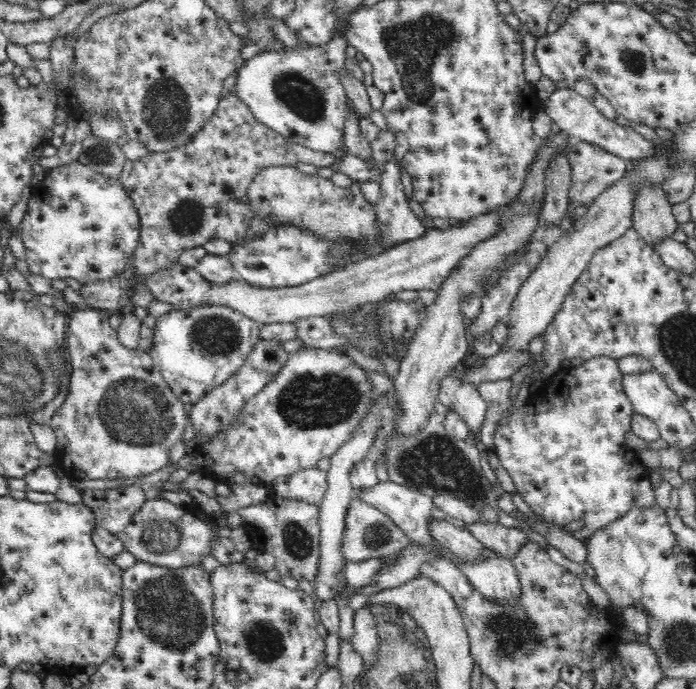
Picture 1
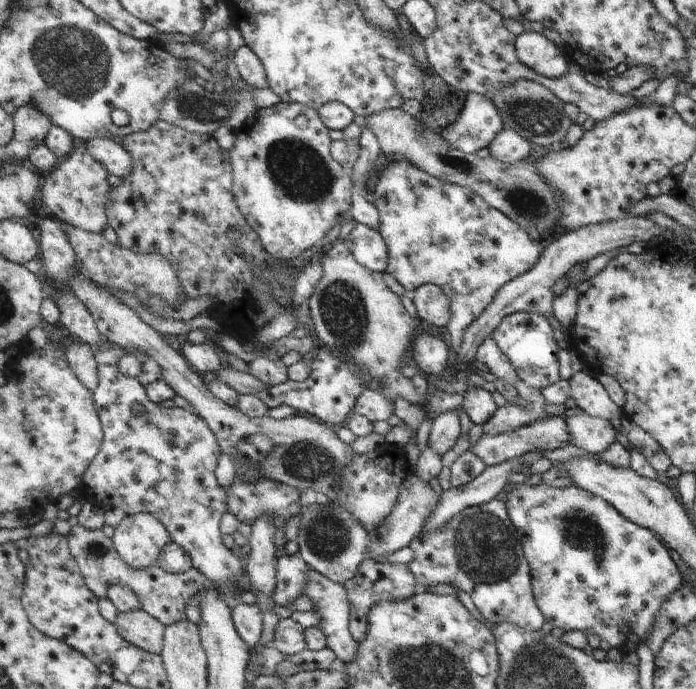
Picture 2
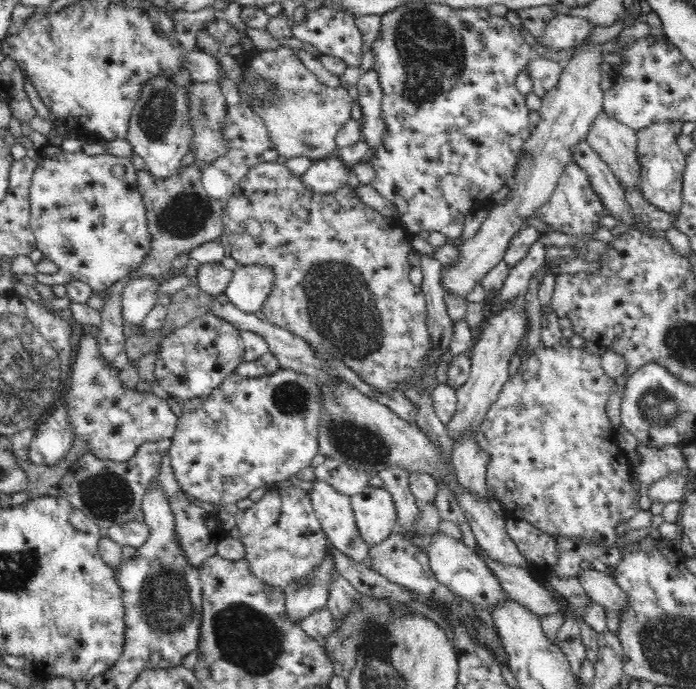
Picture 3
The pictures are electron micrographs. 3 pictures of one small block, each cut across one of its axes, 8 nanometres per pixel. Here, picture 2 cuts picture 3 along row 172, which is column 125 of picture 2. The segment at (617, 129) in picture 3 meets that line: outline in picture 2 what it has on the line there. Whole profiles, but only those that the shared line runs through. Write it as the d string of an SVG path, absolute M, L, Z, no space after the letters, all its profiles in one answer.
M135 610L131 614L121 614L117 620L117 630L141 650L161 656L165 650L167 626L145 610Z

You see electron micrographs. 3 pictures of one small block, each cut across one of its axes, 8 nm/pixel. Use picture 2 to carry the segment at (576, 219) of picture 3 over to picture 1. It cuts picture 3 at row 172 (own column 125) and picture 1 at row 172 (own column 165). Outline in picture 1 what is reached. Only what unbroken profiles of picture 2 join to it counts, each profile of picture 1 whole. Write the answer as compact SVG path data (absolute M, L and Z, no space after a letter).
M580 138L570 140L570 150L568 150L568 164L570 164L570 204L574 208L578 206L592 206L592 202L610 186L620 182L626 176L626 166L628 162L620 156L614 156L606 152L600 146L594 146L590 142L584 142Z

